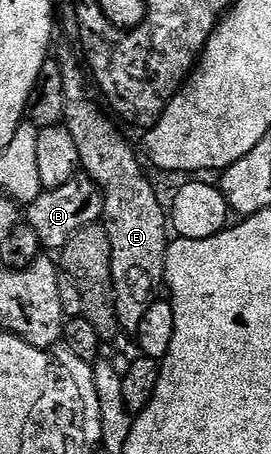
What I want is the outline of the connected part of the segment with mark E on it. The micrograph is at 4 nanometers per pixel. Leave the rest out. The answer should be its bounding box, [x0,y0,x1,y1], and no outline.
[59,52,171,334]

